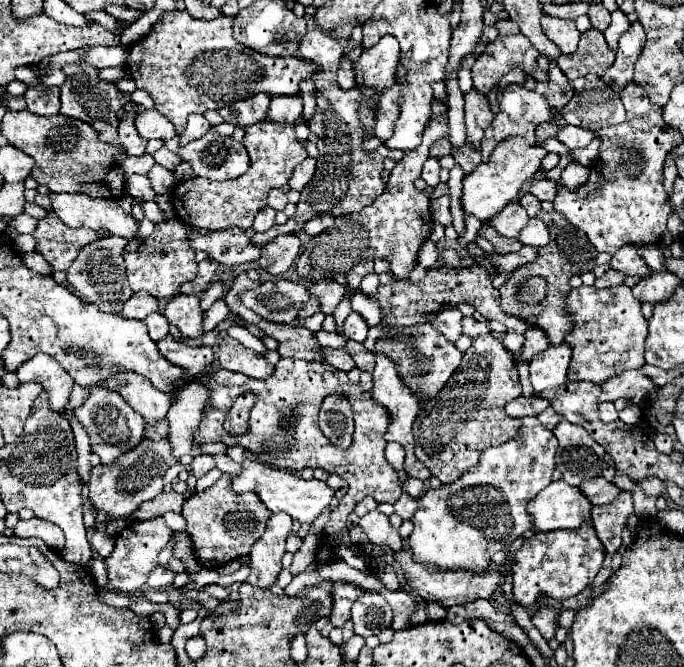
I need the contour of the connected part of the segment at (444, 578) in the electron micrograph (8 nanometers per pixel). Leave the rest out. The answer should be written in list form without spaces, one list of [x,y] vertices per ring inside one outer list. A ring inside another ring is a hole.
[[[402,550],[394,554],[396,560],[400,560],[404,574],[406,574],[406,582],[412,586],[414,592],[418,592],[422,598],[426,598],[428,602],[438,602],[444,608],[456,606],[456,604],[466,604],[466,602],[474,602],[478,598],[492,598],[498,588],[504,584],[504,574],[500,570],[486,570],[484,574],[472,574],[468,570],[420,570],[420,564],[412,560],[412,552]]]

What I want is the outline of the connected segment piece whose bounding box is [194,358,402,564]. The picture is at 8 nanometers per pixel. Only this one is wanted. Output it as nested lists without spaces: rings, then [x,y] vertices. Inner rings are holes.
[[[280,358],[276,372],[272,378],[266,380],[256,380],[256,378],[246,378],[244,374],[238,372],[228,372],[228,370],[216,370],[212,376],[204,374],[200,376],[200,384],[208,386],[210,398],[204,406],[202,412],[202,422],[198,424],[194,438],[196,442],[222,442],[222,444],[236,444],[246,448],[252,454],[258,456],[270,456],[270,466],[274,468],[284,468],[290,472],[300,472],[304,468],[322,468],[326,472],[338,474],[348,482],[350,488],[350,502],[342,502],[340,510],[340,520],[330,520],[324,528],[326,542],[318,550],[318,562],[328,564],[338,560],[332,554],[332,546],[336,538],[342,538],[342,542],[352,548],[350,536],[348,536],[348,526],[346,526],[346,516],[354,512],[354,506],[364,498],[372,496],[378,504],[380,502],[390,502],[394,504],[402,490],[400,490],[400,478],[396,470],[386,462],[384,458],[384,448],[386,448],[386,428],[388,428],[388,414],[380,404],[372,402],[372,394],[364,394],[360,386],[350,384],[348,374],[340,372],[324,362],[308,362],[308,360],[298,360],[298,358]],[[246,392],[252,392],[256,396],[254,408],[250,412],[248,420],[248,432],[244,436],[230,436],[224,430],[224,420],[226,414],[230,412],[234,400]],[[328,394],[344,394],[352,407],[354,415],[355,430],[352,445],[348,450],[336,450],[324,434],[318,428],[318,412],[320,404]]]

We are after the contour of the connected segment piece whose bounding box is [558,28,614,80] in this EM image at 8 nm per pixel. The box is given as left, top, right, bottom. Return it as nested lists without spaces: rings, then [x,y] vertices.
[[[590,30],[580,38],[578,50],[570,56],[560,56],[558,66],[568,80],[576,80],[586,74],[604,76],[614,62],[614,52],[608,48],[604,36],[598,30]]]

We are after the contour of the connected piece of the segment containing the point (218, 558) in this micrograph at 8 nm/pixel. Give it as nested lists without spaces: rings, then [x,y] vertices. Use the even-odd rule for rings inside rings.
[[[230,474],[222,478],[208,490],[192,494],[184,502],[182,516],[188,522],[188,534],[194,544],[194,556],[204,568],[220,568],[230,560],[240,560],[248,556],[252,544],[264,532],[264,524],[270,518],[270,512],[264,510],[264,504],[256,494],[232,494],[228,486]]]

